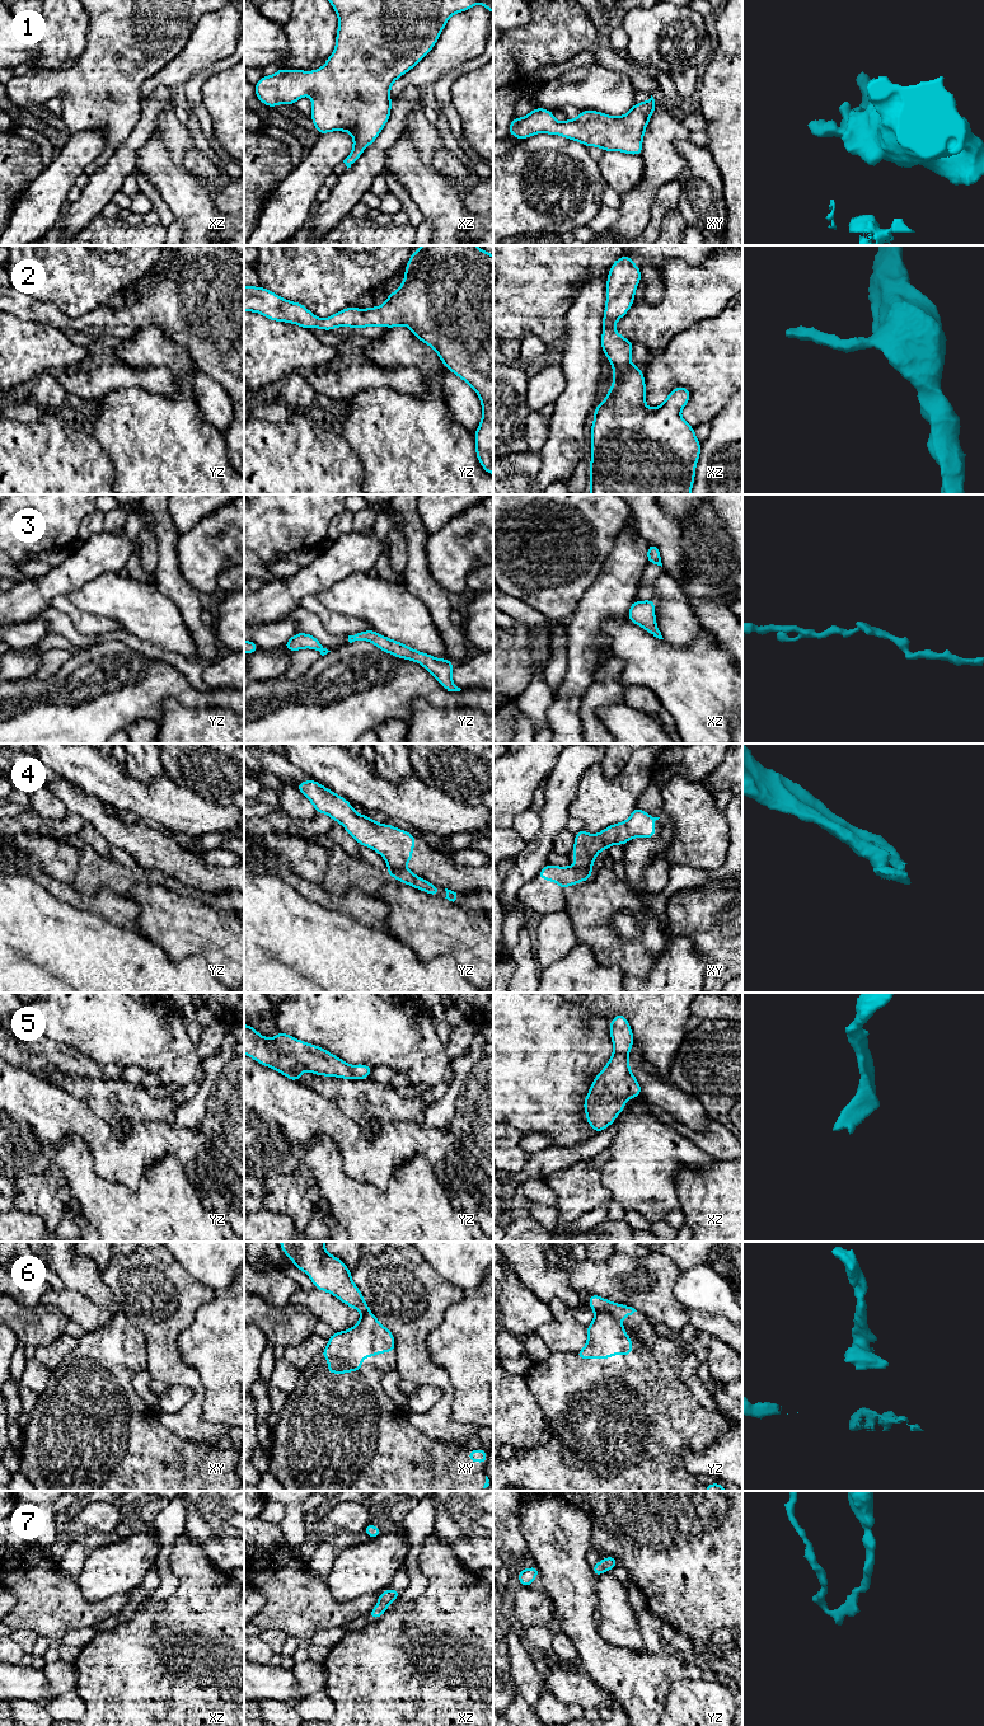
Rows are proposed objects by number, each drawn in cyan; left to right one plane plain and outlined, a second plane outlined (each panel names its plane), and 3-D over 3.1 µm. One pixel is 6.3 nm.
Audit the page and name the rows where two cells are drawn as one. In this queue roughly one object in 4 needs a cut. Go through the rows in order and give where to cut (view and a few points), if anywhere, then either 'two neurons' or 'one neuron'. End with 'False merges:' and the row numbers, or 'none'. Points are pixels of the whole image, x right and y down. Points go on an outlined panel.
1: cut none; one neuron
2: cut none; one neuron
3: cut none; one neuron
4: cut xy (574, 866), (581, 869), (590, 869); two neurons
5: cut none; one neuron
6: cut none; one neuron
7: cut none; one neuron
False merges: 4

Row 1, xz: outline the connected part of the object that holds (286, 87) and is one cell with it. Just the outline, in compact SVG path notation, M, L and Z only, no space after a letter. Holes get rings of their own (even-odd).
M328 0L338 15L338 32L334 52L318 70L278 69L271 76L262 76L254 85L257 98L270 108L277 104L295 104L300 98L311 95L311 121L319 135L346 131L353 137L351 154L343 160L351 168L362 151L372 144L390 117L392 84L413 69L435 46L449 18L482 4L493 13L493 0Z

